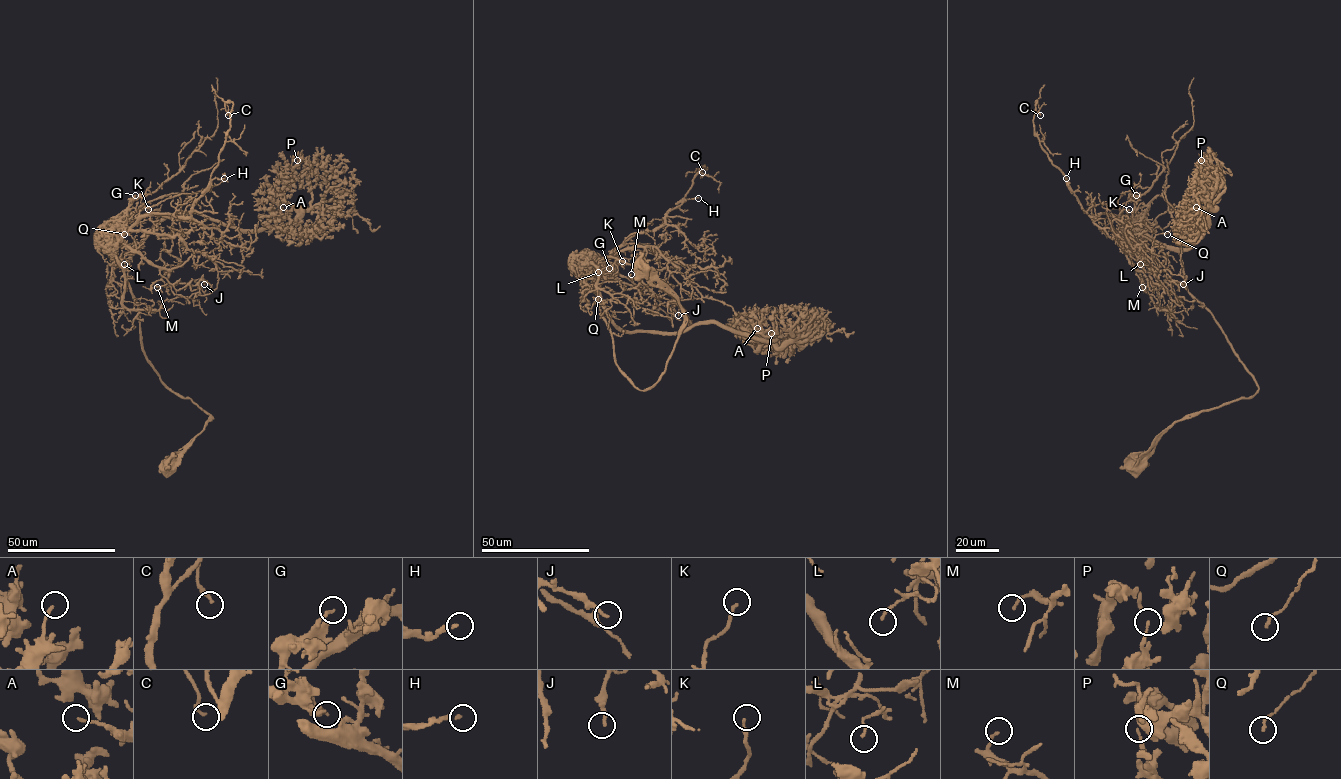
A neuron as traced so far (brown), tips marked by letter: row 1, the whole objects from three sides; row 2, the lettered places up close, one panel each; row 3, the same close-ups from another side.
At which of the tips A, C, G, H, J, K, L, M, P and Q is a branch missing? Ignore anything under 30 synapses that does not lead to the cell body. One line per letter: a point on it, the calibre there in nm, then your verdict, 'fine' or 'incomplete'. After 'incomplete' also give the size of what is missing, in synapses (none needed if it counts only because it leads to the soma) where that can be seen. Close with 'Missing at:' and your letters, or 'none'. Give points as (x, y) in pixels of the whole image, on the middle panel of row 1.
A: place (757, 328); calibre 160 nm; fine
C: place (702, 172); calibre 200 nm; fine
G: place (609, 268); calibre 140 nm; fine
H: place (698, 198); calibre 170 nm; incomplete; 35 synapses
J: place (678, 315); calibre 160 nm; fine
K: place (622, 261); calibre 160 nm; fine
L: place (598, 272); calibre 140 nm; fine
M: place (631, 274); calibre 150 nm; fine
P: place (771, 333); calibre 110 nm; fine
Q: place (598, 299); calibre 160 nm; fine
Missing at: H

